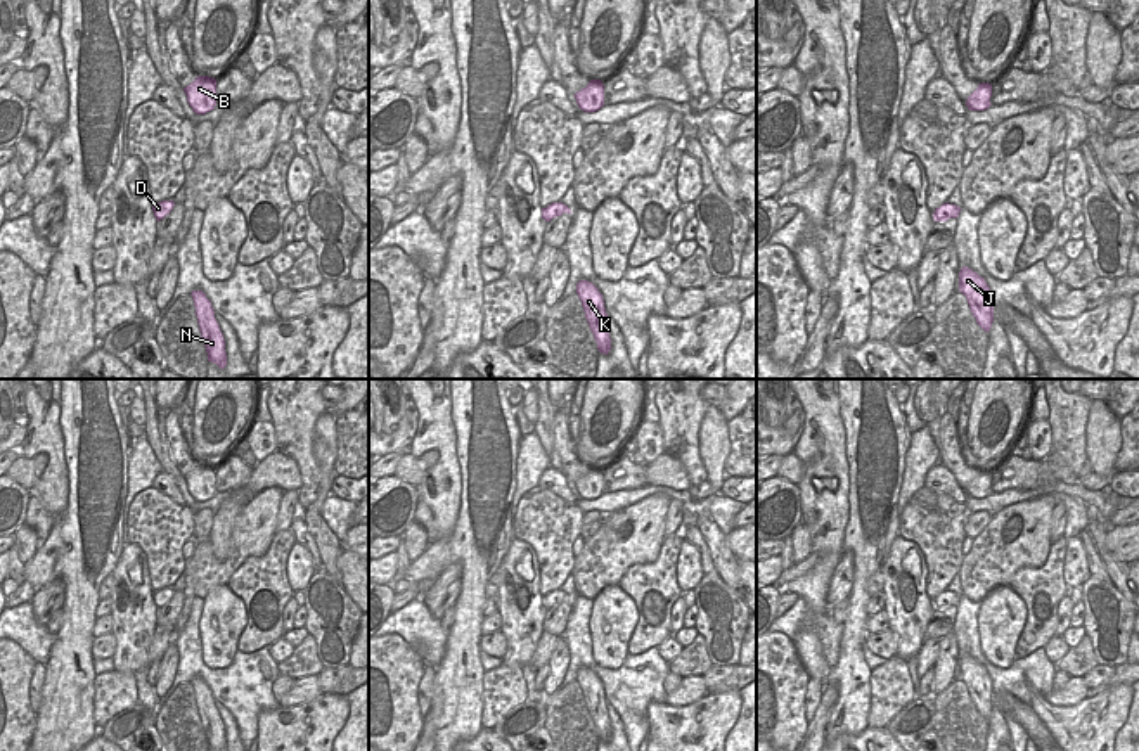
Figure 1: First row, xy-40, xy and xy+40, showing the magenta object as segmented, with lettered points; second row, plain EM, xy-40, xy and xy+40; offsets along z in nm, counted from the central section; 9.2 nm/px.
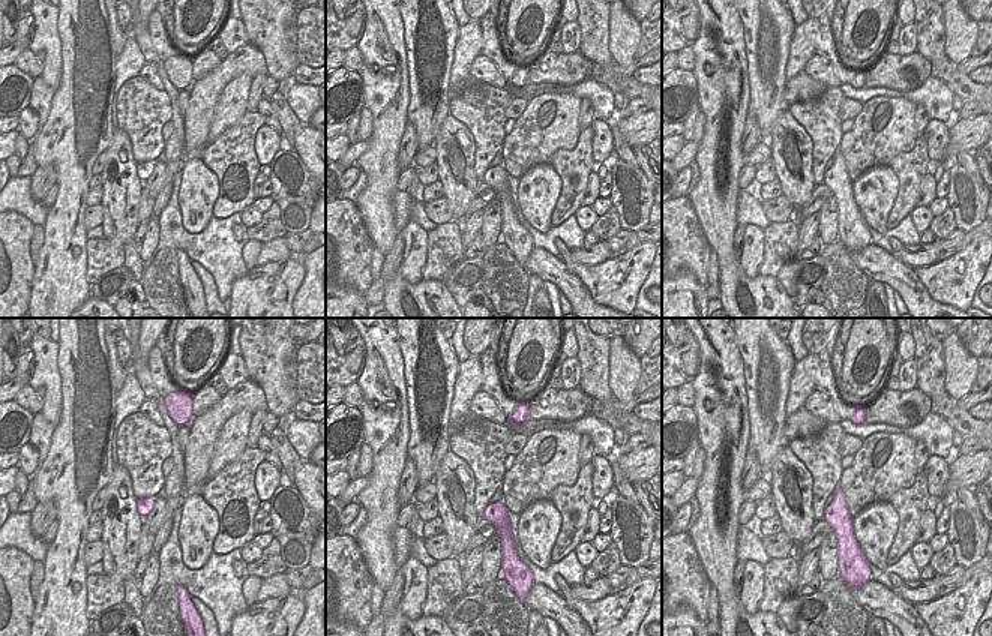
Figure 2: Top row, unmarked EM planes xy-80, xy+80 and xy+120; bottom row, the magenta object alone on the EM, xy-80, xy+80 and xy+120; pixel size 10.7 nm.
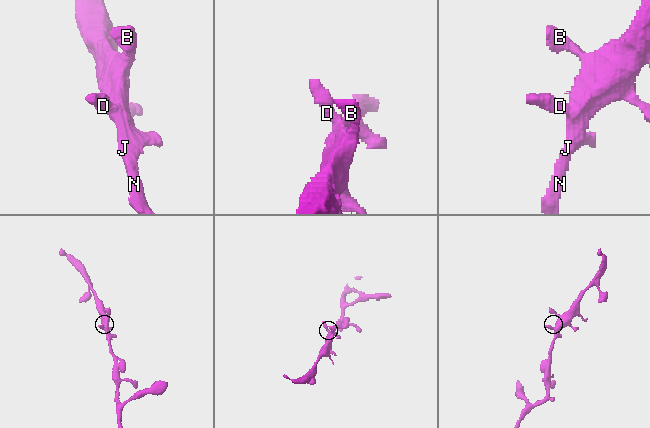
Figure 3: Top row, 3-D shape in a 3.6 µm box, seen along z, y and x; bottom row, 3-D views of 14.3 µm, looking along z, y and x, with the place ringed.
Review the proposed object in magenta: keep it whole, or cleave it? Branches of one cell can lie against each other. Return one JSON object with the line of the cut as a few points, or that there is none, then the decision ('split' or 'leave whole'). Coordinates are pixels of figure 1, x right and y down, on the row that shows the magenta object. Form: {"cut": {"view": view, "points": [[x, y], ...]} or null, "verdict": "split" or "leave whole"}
{"cut": null, "verdict": "leave whole"}

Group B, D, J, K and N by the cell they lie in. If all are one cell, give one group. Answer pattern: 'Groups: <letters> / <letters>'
Groups: B D J K N.

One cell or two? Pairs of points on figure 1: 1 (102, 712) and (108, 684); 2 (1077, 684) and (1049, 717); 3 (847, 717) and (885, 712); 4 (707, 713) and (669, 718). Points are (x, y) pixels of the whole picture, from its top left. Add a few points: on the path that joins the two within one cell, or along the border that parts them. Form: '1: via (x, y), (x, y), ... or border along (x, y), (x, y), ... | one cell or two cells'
1: via (106, 705), (108, 691) | one cell
2: border along (1042, 696), (1055, 705), (1077, 705), (1086, 696) | two cells
3: border along (871, 673), (868, 725) | two cells
4: via (698, 720), (677, 720) | one cell

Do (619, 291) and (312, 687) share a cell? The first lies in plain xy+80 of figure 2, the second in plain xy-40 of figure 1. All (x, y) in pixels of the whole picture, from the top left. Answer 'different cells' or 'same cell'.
different cells

